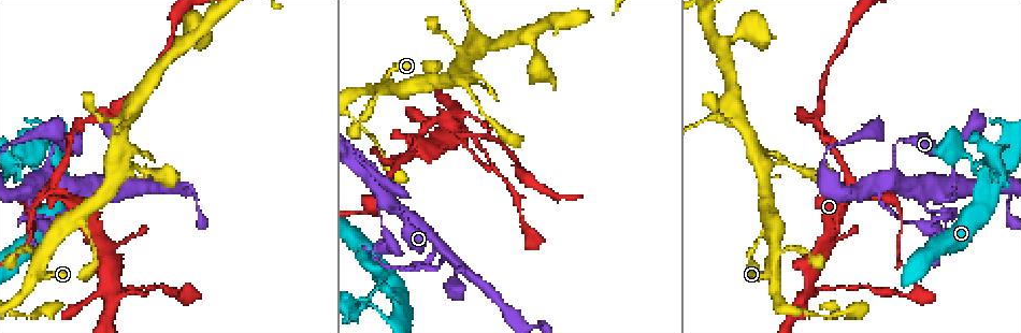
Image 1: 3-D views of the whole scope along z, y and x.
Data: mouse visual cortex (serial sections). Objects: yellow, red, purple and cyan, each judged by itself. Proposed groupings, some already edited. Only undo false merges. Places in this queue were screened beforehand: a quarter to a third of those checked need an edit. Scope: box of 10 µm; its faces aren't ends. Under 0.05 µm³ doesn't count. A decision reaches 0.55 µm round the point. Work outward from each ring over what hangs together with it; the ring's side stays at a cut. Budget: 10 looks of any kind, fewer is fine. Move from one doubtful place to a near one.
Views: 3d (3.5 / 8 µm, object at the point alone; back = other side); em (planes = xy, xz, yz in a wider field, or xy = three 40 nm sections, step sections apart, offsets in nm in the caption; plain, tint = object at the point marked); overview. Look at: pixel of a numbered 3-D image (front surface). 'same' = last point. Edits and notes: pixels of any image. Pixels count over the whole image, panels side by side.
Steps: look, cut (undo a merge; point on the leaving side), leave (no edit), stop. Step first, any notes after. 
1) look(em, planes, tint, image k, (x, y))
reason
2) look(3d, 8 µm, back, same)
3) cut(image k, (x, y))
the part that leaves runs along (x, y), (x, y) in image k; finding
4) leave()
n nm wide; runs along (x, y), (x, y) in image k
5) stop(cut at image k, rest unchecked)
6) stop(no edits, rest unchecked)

look(3d, 3.5 µm, image 1, (395, 161))
a fork

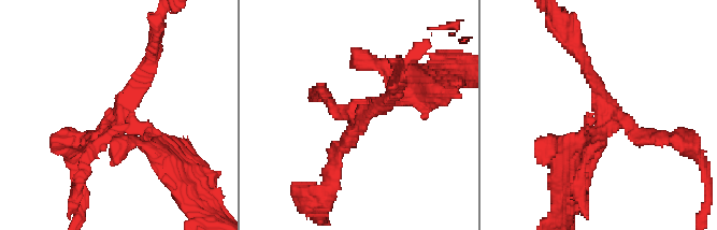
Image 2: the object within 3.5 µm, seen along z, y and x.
look(em, xy, step 1, tint, image 2, (601, 111))
need the tissue

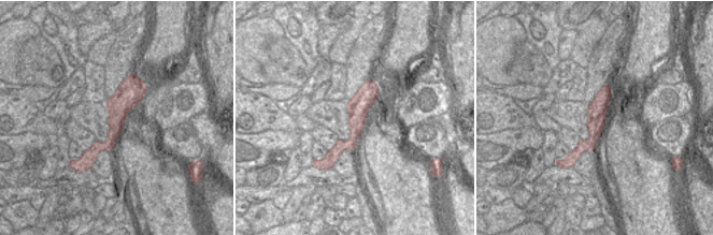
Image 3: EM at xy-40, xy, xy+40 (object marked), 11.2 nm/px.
cut(image 2, (346, 138))
the part that leaves runs along (126, 116), (123, 99), (158, 30) in image 2; two cells meet here

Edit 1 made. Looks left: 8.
look(overview)
see it whole again

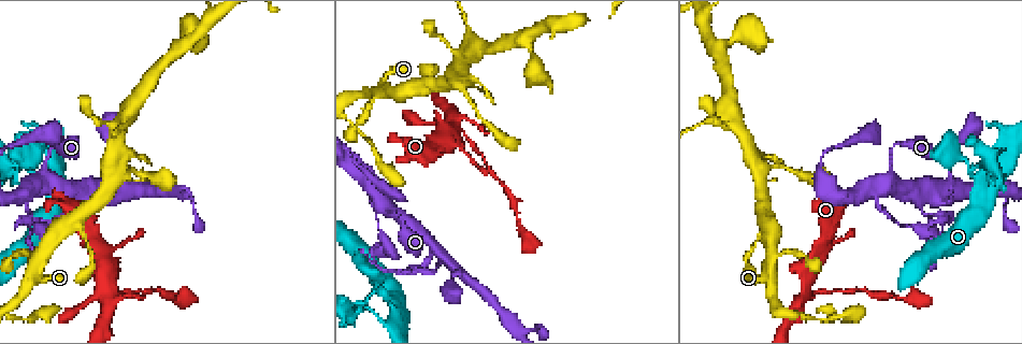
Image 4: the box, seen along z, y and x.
look(3d, 8 µm, image 4, (889, 147))
a narrow waist

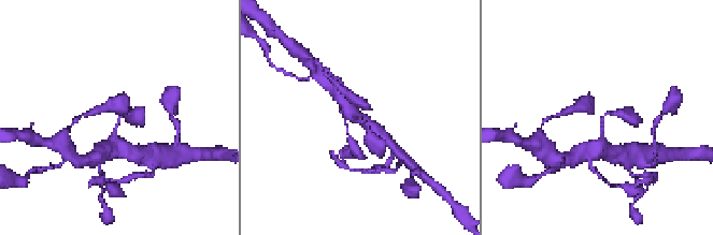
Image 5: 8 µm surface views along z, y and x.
look(3d, 3.5 µm, same)
closer look

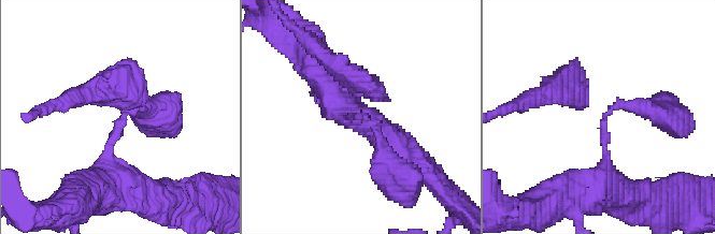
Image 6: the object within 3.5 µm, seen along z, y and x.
look(em, planes, tint, image 6, (368, 119))

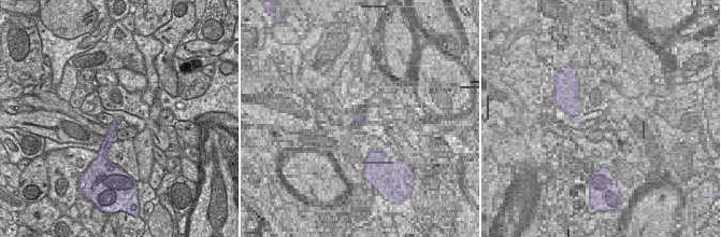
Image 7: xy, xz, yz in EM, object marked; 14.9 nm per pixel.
leave()
arms of 150, 350 nm; all the same cell

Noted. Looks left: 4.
look(3d, 8 µm, image 4, (82, 191))
abrupt turn

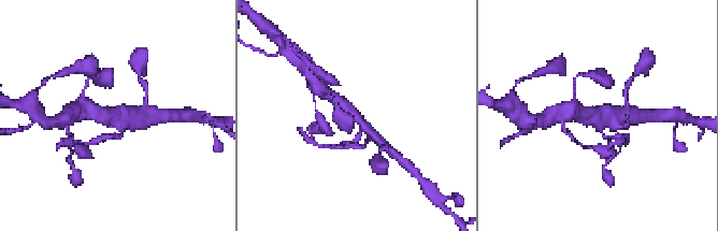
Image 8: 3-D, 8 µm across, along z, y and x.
look(3d, 3.5 µm, same)

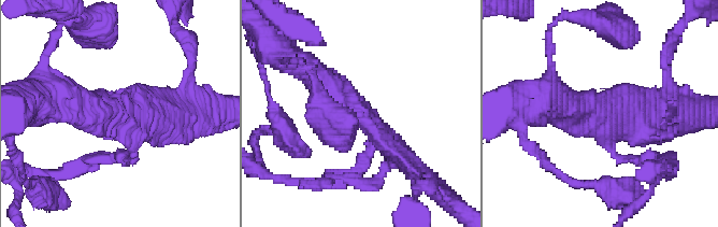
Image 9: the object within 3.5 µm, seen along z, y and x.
look(em, planes, tint, image 9, (607, 113))
3 arms; arms of 150, 350, 400 nm

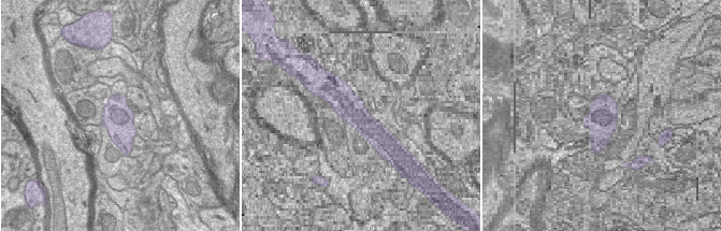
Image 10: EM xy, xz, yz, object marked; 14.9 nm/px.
leave()
runs along (310, 71), (386, 138), (415, 171) in image 9; one cell here

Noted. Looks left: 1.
stop(cut at image 2, rest unchecked)

